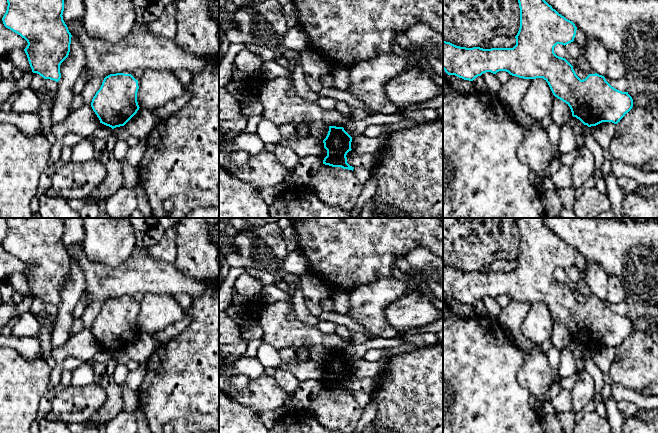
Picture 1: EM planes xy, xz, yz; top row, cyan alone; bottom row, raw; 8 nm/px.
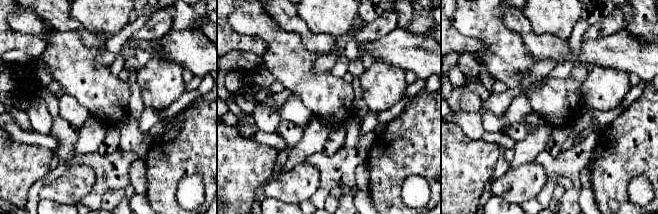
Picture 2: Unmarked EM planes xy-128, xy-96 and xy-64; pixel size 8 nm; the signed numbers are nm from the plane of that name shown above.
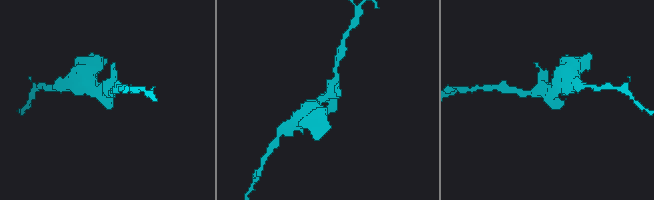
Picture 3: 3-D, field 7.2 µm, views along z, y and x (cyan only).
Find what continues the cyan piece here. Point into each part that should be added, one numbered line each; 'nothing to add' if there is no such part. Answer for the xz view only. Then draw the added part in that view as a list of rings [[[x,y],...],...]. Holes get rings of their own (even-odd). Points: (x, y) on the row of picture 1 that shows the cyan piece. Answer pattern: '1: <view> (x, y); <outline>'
nothing to add

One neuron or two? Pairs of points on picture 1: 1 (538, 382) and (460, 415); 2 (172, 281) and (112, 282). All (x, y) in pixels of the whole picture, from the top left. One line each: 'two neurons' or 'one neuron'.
1: two neurons
2: one neuron

